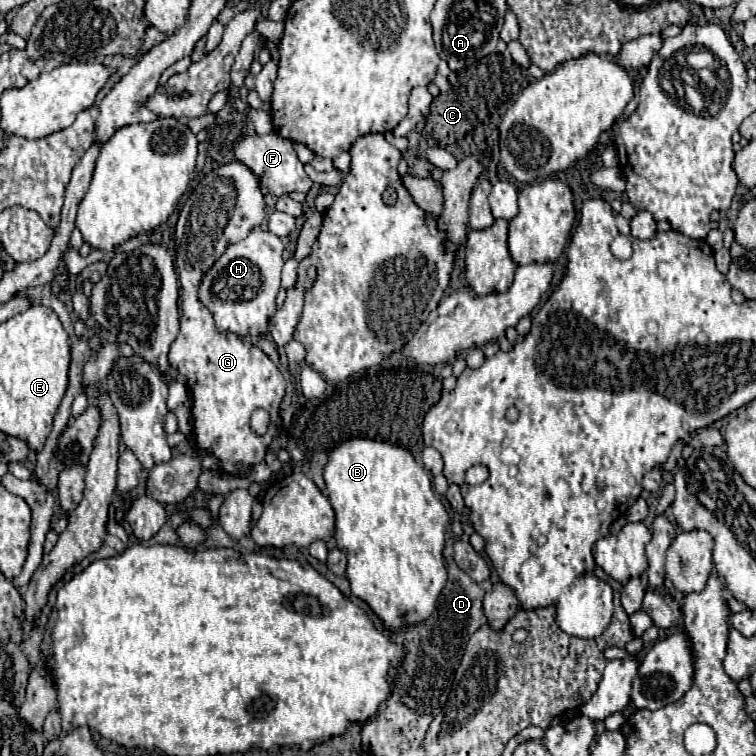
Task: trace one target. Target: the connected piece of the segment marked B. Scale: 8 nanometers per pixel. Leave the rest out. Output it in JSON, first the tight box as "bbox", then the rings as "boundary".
{"bbox":[324,438,448,630],"boundary":[[[350,438],[328,452],[324,466],[324,480],[328,498],[336,512],[336,546],[346,552],[352,594],[368,602],[368,606],[392,630],[404,624],[416,624],[434,612],[438,594],[446,584],[446,566],[442,558],[444,532],[448,526],[448,512],[434,496],[430,476],[418,466],[406,448],[370,438]]]}

